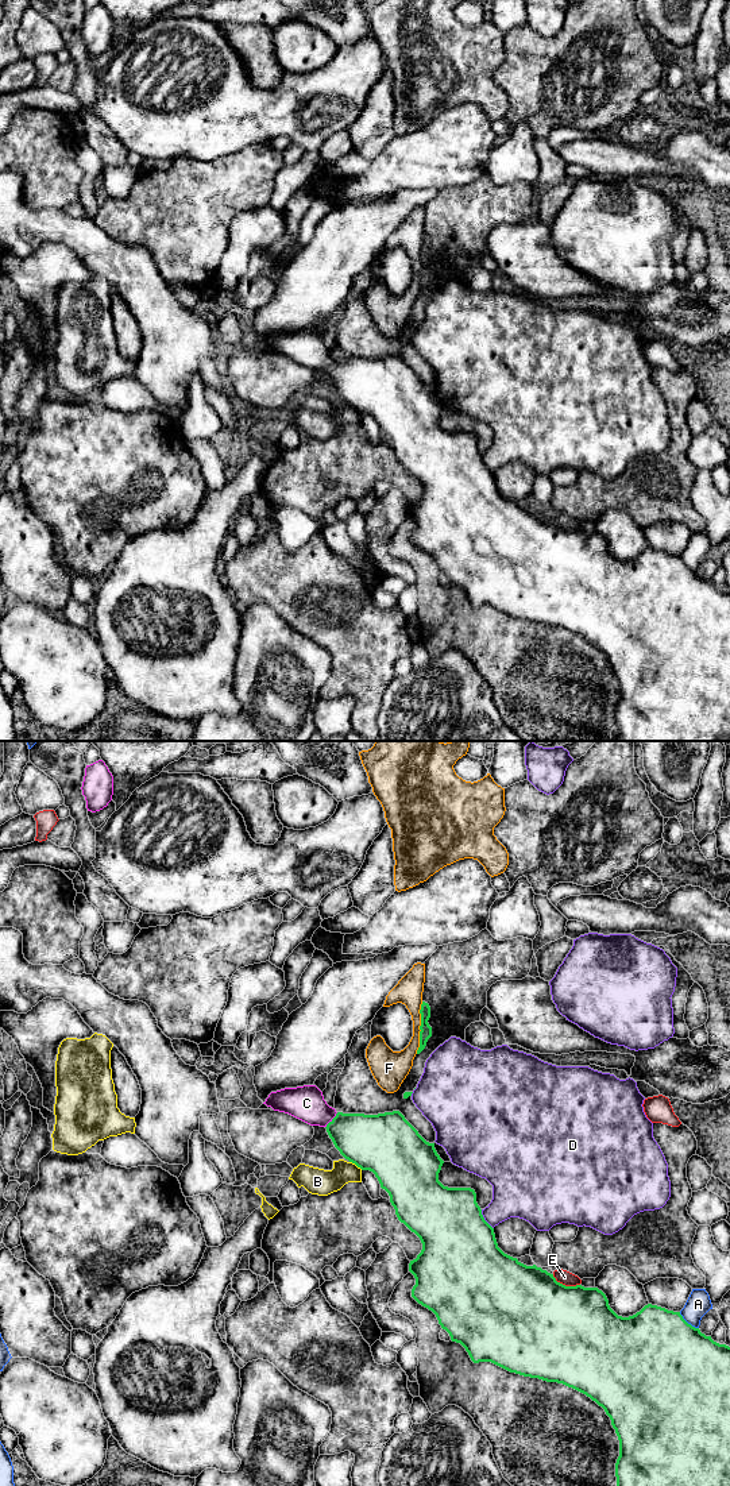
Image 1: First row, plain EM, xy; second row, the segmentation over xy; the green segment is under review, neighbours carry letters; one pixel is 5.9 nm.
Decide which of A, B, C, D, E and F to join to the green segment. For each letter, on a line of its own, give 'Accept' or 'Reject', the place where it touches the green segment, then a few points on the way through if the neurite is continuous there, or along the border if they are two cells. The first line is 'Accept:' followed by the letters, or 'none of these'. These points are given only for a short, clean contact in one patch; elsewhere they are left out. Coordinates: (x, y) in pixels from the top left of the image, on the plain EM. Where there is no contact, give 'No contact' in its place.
Accept: C
A: Reject. Touches green at xy (687, 567)
B: Reject. Touches green at xy (356, 409)
C: Accept. Touches green at xy (332, 365). Path across: xy (369, 385), (332, 365), (316, 356), (306, 347)
D: Reject. Touches green at xy (483, 463)
E: Reject. Touches green at xy (564, 529)
F: Reject. Touches green at xy (420, 271)

